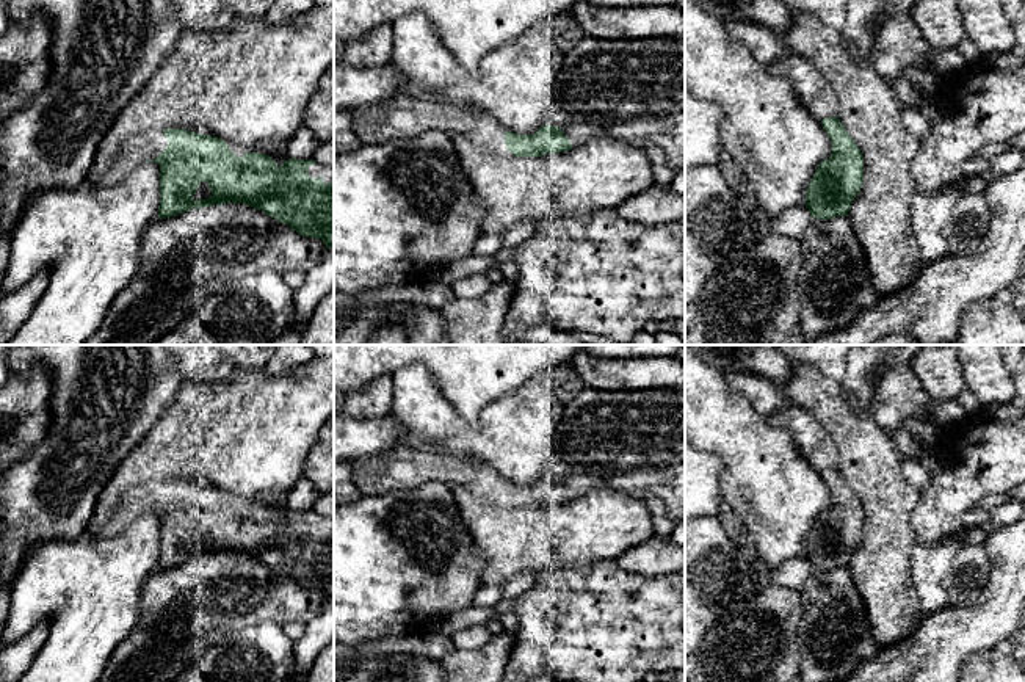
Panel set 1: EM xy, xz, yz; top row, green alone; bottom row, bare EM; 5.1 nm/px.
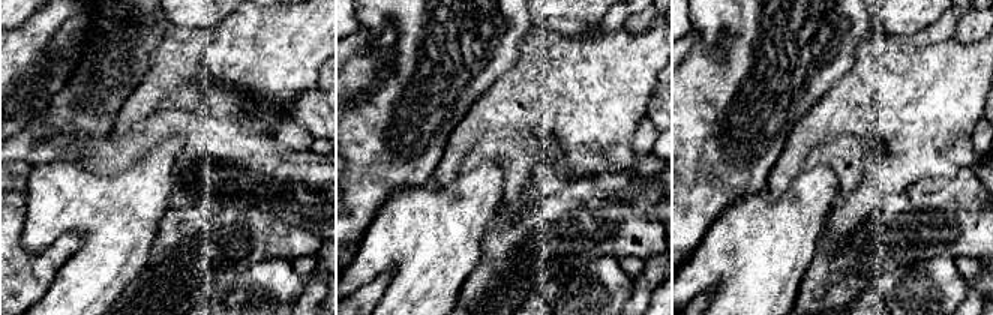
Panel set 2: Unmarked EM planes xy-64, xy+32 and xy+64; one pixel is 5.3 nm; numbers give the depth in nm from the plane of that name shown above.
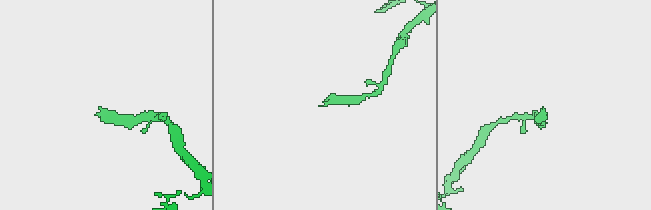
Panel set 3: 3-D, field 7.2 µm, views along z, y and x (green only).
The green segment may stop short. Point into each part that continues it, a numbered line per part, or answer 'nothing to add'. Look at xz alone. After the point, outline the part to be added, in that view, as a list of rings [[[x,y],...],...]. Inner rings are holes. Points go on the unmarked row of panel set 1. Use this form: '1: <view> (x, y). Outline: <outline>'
1: xz (400, 467). Outline: [[[395,445],[373,456],[346,459],[362,495],[442,483],[448,488],[465,486],[483,502],[500,508],[514,508],[505,495],[505,480],[486,464],[472,464],[451,455],[420,452]]]

